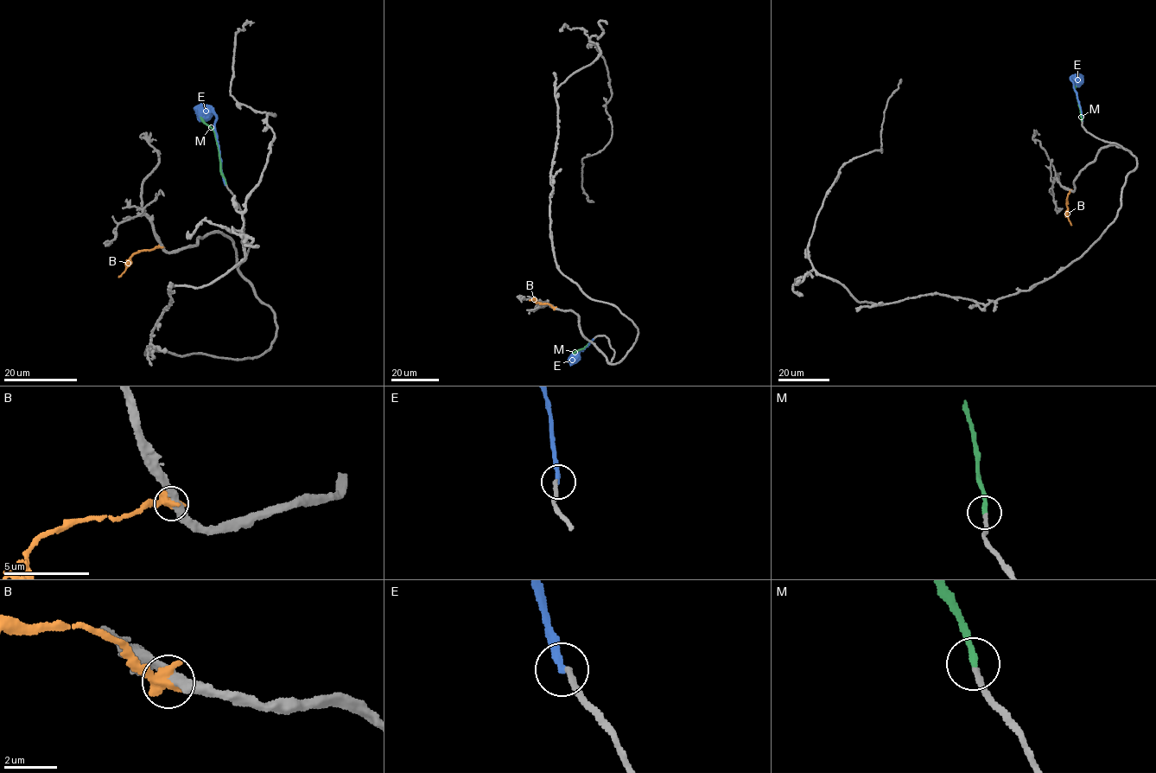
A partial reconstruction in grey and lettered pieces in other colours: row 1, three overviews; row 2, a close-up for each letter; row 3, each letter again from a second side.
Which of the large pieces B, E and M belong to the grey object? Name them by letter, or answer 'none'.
M

